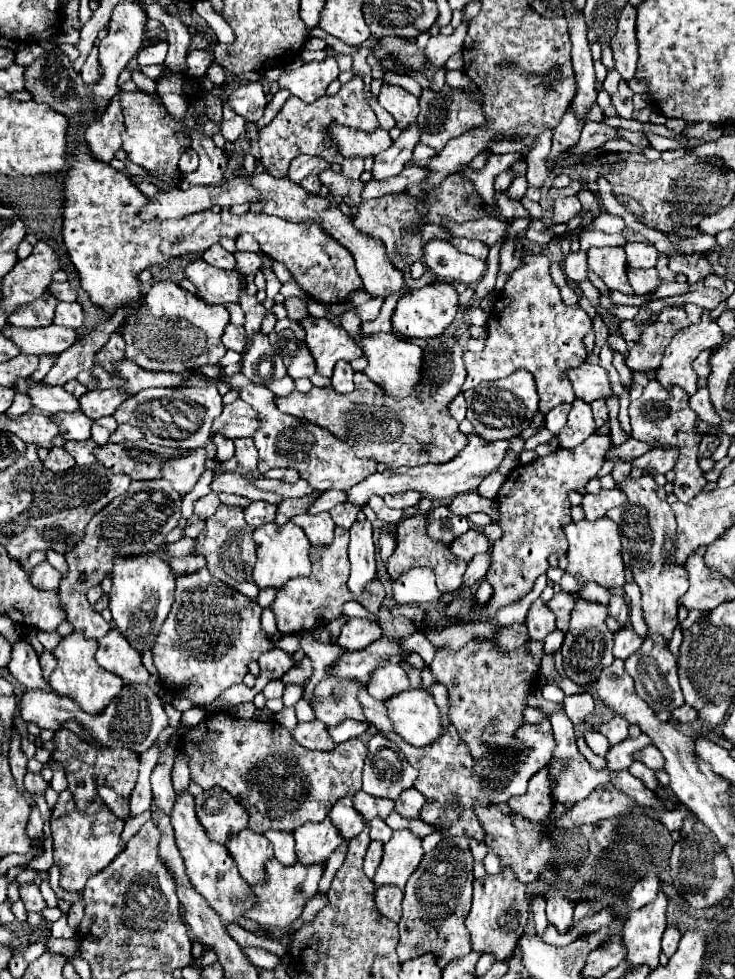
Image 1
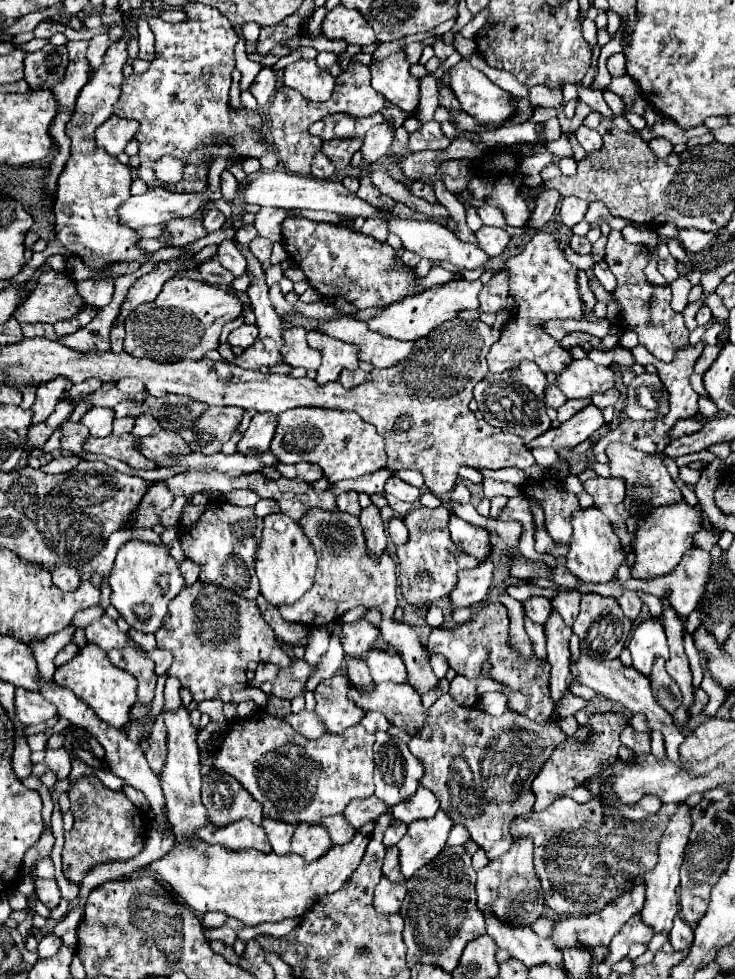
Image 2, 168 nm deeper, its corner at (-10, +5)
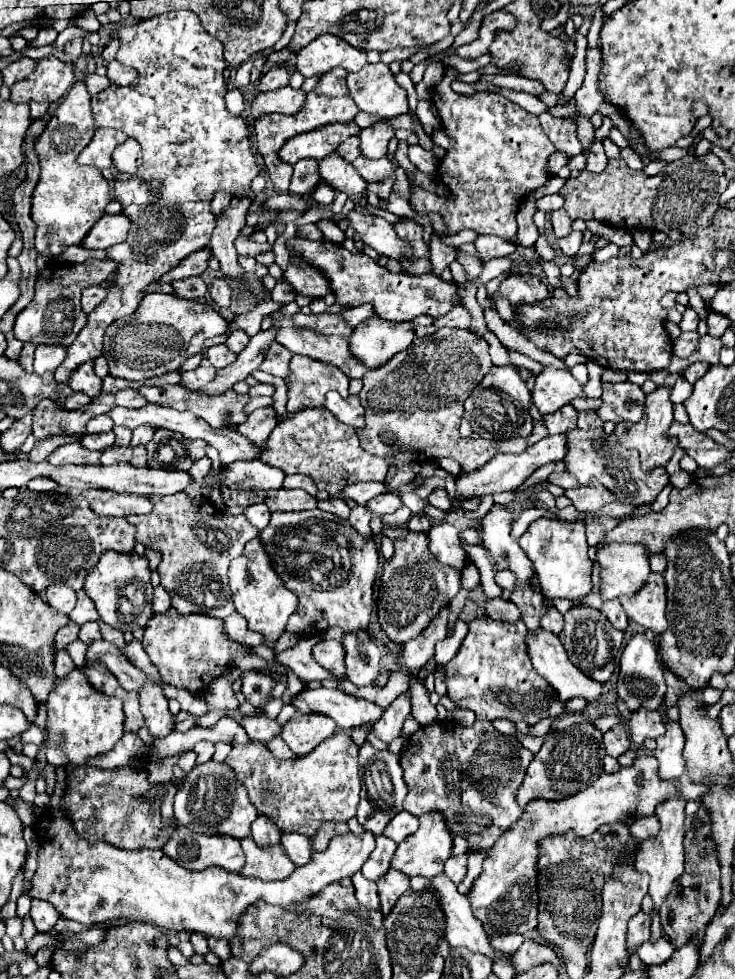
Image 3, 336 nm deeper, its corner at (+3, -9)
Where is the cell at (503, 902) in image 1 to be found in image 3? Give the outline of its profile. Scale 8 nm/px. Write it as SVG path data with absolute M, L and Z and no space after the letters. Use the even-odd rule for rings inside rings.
M652 754L636 756L630 768L620 768L614 774L602 772L596 782L592 782L586 790L564 798L564 800L532 800L524 808L524 814L494 842L488 850L488 856L482 864L482 874L474 882L468 900L472 904L472 912L482 922L488 936L502 934L526 934L538 926L538 844L546 836L574 832L578 838L592 834L602 824L624 822L628 818L642 818L644 814L652 814L654 808L672 794L684 794L684 798L700 800L700 794L708 790L708 786L694 784L688 776L676 782L664 782L656 774L656 758ZM636 778L642 778L642 784Z

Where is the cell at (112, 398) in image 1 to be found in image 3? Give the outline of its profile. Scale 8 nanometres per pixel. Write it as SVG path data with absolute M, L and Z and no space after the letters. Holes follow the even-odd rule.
M126 388L126 390L120 390L116 394L116 404L122 406L122 408L142 408L146 404L146 400L142 398L140 392L136 392L132 388Z

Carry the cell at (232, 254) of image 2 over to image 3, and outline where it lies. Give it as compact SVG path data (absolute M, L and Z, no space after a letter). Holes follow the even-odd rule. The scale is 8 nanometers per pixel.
M216 278L210 286L210 298L214 300L216 308L218 310L228 310L230 308L230 296L232 296L232 290L228 286L228 282L224 282L222 278Z

